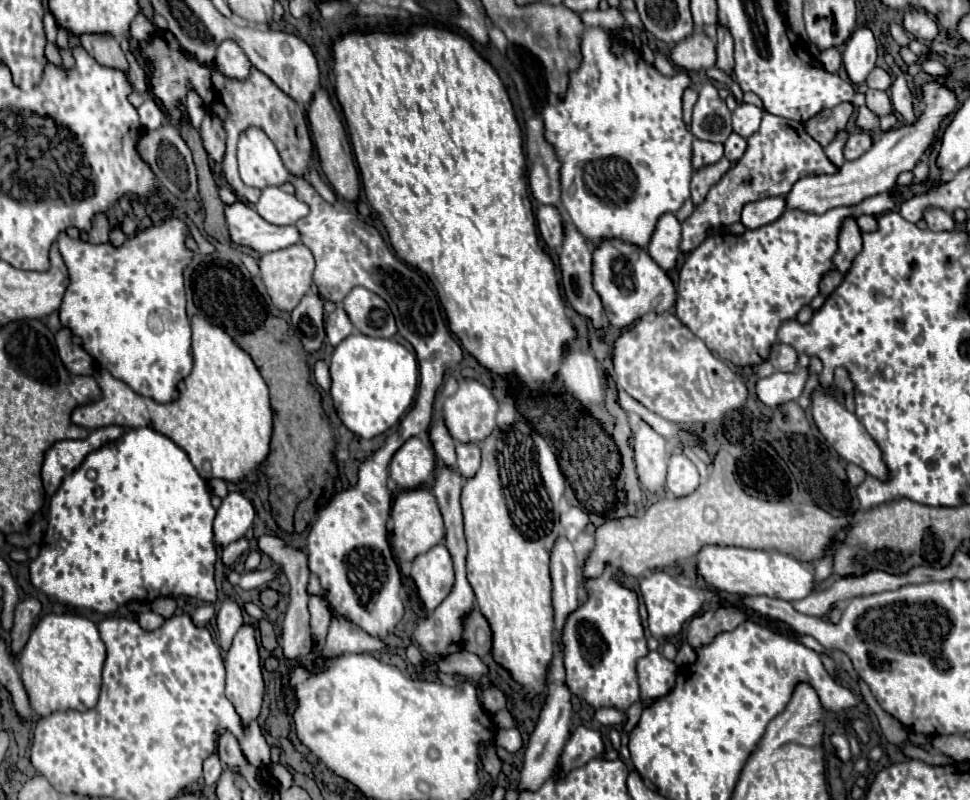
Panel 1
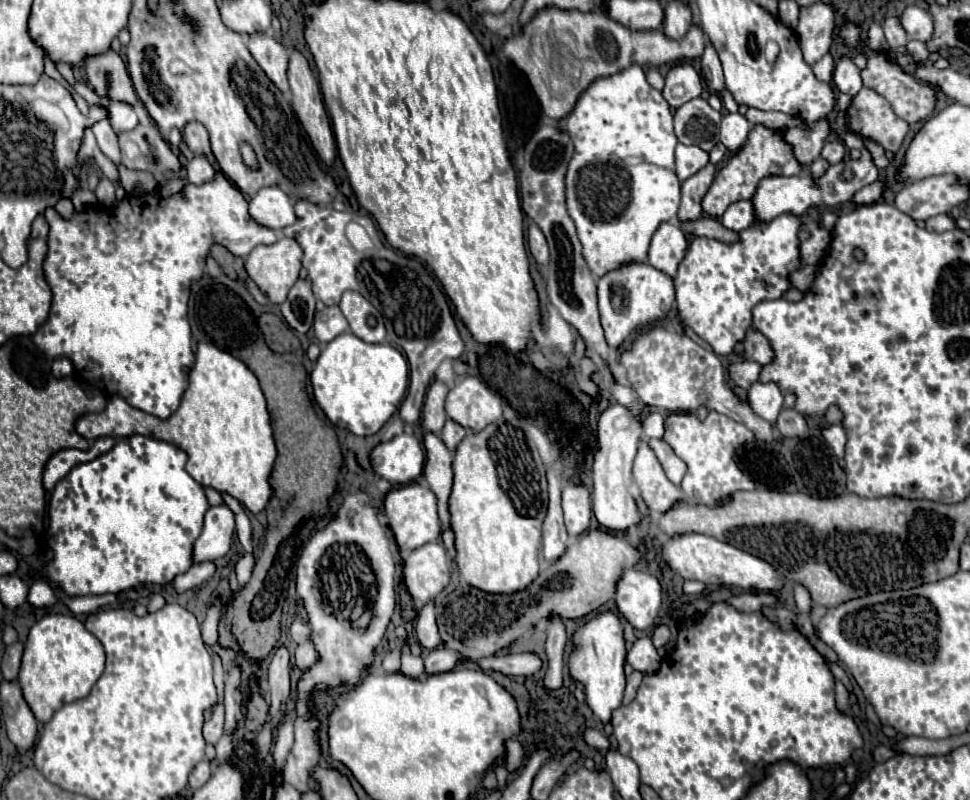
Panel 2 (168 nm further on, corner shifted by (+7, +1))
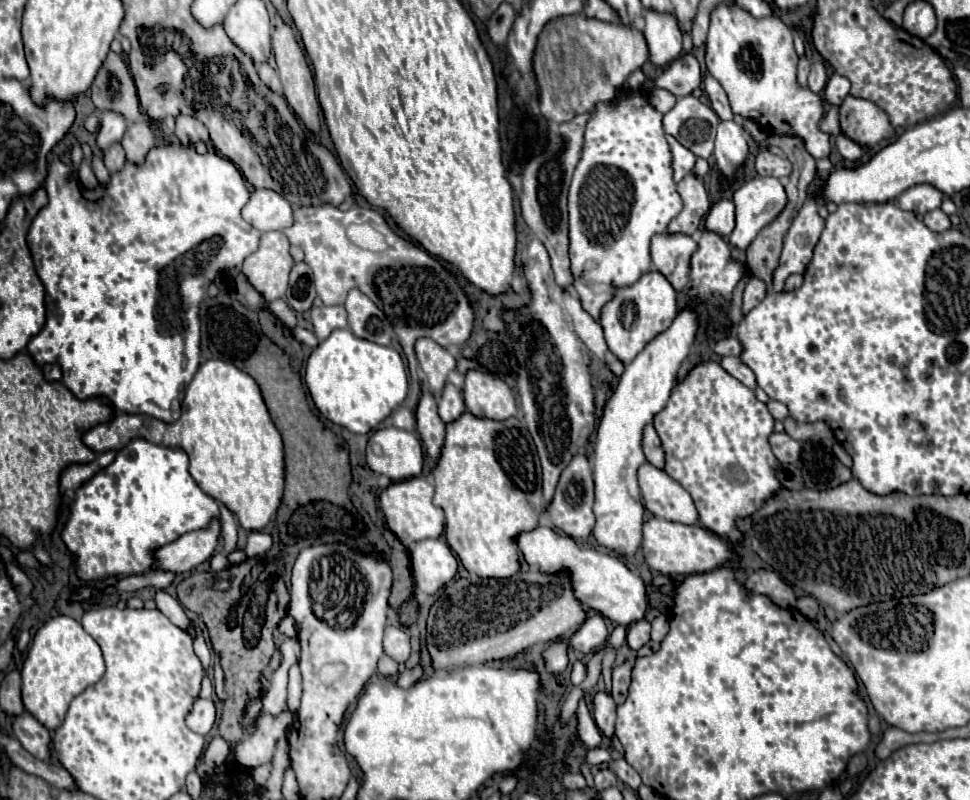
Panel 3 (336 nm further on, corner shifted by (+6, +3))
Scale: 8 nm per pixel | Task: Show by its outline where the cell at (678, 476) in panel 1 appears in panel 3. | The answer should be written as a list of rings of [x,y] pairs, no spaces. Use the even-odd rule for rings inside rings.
[[[648,423],[644,427],[644,435],[642,435],[642,449],[644,449],[644,455],[646,455],[646,461],[658,469],[664,467],[664,451],[660,447],[660,439],[658,439],[658,433],[654,429],[652,423]]]

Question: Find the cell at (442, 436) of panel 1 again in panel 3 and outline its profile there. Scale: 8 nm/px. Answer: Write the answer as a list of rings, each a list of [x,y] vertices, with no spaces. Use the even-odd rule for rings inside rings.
[[[416,339],[414,351],[422,371],[426,373],[428,389],[436,397],[440,397],[450,369],[456,369],[454,357],[448,353],[448,349],[440,347],[438,343],[432,343],[432,339]]]

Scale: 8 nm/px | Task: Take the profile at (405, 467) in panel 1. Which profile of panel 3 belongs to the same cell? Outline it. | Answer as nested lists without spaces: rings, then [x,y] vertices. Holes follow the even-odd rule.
[[[396,427],[378,429],[368,441],[366,463],[374,473],[388,475],[392,481],[418,477],[424,465],[420,439]]]

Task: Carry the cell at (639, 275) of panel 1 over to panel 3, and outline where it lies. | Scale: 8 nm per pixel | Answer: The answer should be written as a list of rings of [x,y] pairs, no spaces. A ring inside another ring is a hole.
[[[650,271],[650,273],[644,273],[634,285],[622,287],[616,291],[614,299],[606,303],[602,309],[600,325],[604,329],[608,349],[624,365],[628,365],[644,349],[648,341],[652,341],[658,333],[670,327],[676,313],[678,313],[678,305],[676,305],[674,287],[668,283],[664,275],[660,275],[658,271]]]

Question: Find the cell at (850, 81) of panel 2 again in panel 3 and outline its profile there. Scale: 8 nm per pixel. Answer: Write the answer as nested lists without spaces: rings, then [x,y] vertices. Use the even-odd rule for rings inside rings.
[[[832,75],[830,81],[826,83],[826,89],[824,89],[824,99],[830,103],[830,105],[840,105],[844,101],[844,97],[848,95],[850,91],[850,81],[846,77],[840,77],[840,75]]]

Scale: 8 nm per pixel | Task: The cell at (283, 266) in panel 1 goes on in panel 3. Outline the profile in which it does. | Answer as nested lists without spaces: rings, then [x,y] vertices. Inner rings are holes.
[[[282,231],[262,233],[258,251],[248,255],[242,265],[242,273],[266,303],[284,297],[288,289],[288,273],[294,265],[288,249],[290,243]]]

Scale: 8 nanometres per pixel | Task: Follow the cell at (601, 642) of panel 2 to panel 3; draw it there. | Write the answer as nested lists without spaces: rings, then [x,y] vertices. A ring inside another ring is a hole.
[[[600,691],[596,693],[594,697],[594,721],[596,721],[596,727],[600,729],[602,735],[606,737],[614,737],[614,721],[616,721],[616,703],[614,699]]]

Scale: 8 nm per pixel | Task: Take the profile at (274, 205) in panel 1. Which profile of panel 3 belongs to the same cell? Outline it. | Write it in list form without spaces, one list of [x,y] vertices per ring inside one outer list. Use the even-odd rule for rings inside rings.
[[[256,189],[242,209],[242,217],[258,231],[282,231],[292,225],[290,203],[270,189]]]

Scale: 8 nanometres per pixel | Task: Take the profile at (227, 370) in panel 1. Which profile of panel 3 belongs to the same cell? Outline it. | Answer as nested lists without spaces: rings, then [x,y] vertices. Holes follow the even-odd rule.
[[[210,359],[188,385],[182,415],[176,423],[168,425],[150,419],[146,427],[144,419],[144,415],[120,413],[114,421],[92,427],[84,433],[82,441],[94,453],[120,451],[120,447],[134,437],[172,449],[184,449],[190,457],[190,475],[198,487],[226,505],[242,529],[260,531],[270,523],[284,493],[284,449],[262,393],[248,373],[220,359]]]

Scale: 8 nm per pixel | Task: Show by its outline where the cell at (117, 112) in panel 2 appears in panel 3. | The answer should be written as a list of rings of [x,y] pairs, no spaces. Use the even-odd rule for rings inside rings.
[[[104,111],[100,129],[96,133],[96,145],[102,151],[106,151],[112,143],[116,143],[124,137],[124,131],[126,131],[126,119],[114,111]]]

